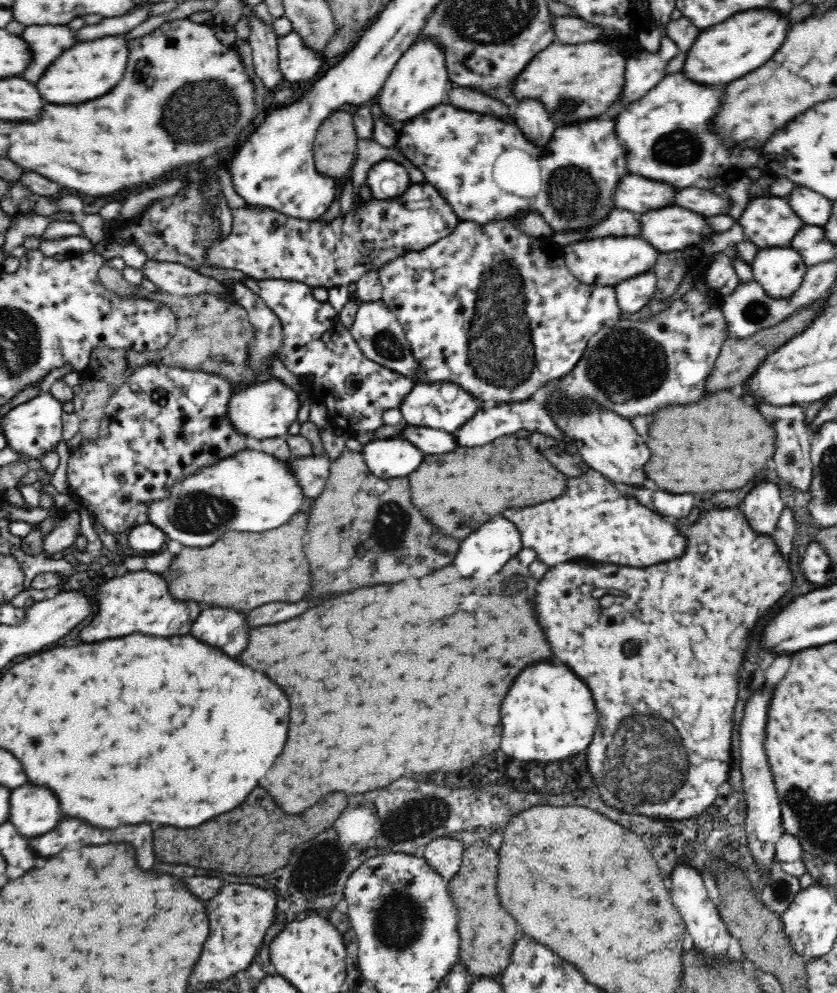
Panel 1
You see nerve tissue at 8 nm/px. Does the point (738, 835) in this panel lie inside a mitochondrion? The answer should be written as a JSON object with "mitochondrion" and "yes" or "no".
{"mitochondrion":"no"}

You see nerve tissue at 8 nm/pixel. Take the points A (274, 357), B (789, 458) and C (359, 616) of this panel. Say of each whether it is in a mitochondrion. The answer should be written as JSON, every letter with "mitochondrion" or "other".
{"A":"other","B":"mitochondrion","C":"other"}

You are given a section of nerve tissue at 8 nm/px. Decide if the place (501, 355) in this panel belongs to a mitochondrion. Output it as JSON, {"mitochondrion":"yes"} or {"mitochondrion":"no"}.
{"mitochondrion":"yes"}

